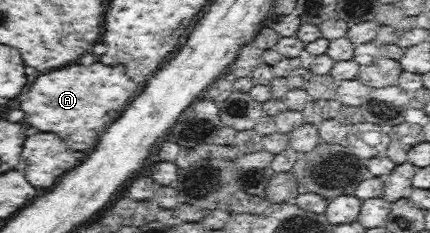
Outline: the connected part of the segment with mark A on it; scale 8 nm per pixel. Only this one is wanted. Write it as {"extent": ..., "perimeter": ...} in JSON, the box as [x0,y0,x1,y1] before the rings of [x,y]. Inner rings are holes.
{"extent":[22,62,136,150],"perimeter":[[[96,62],[86,68],[74,64],[36,78],[26,94],[28,98],[22,102],[24,120],[42,132],[60,134],[62,140],[70,142],[76,150],[90,150],[96,146],[98,136],[126,110],[134,90],[136,84],[126,76],[124,66],[104,66]]]}

